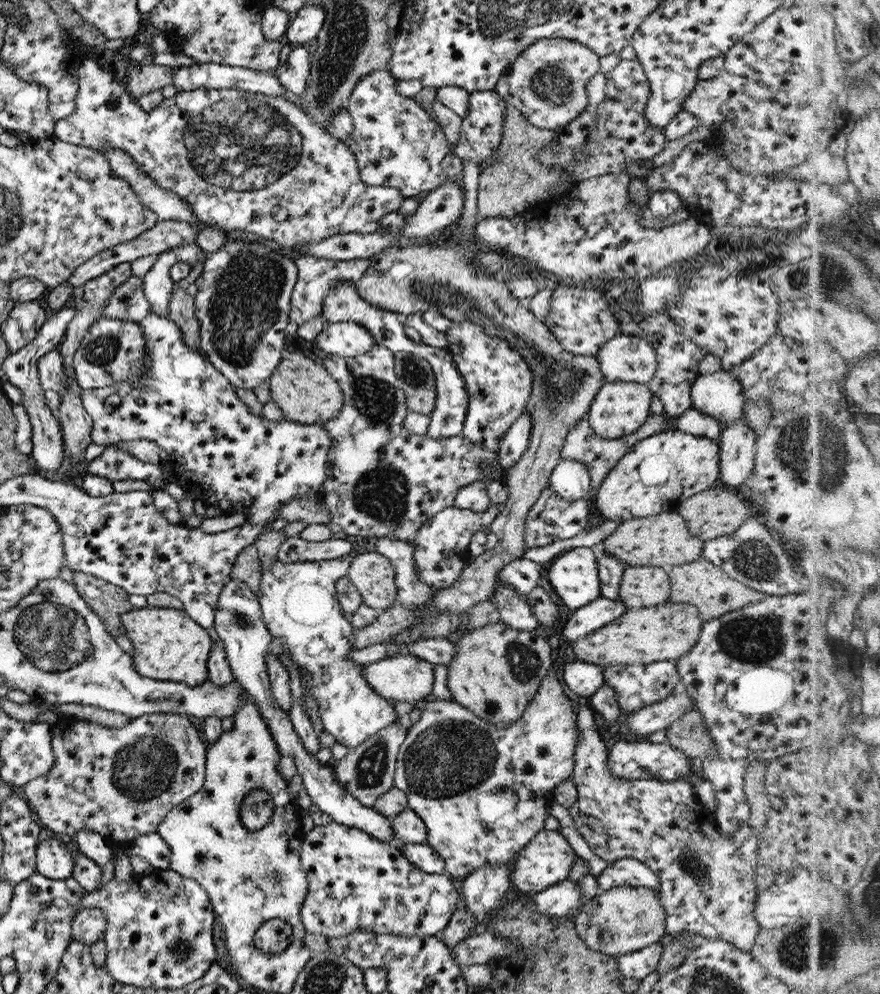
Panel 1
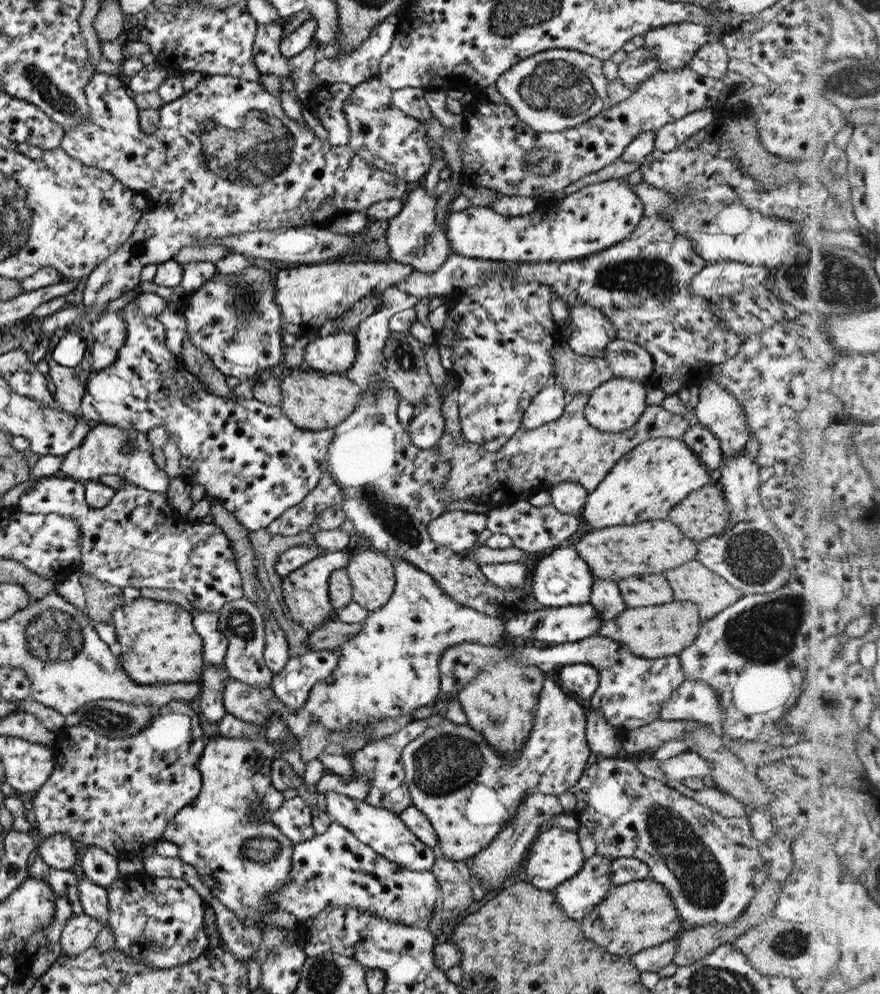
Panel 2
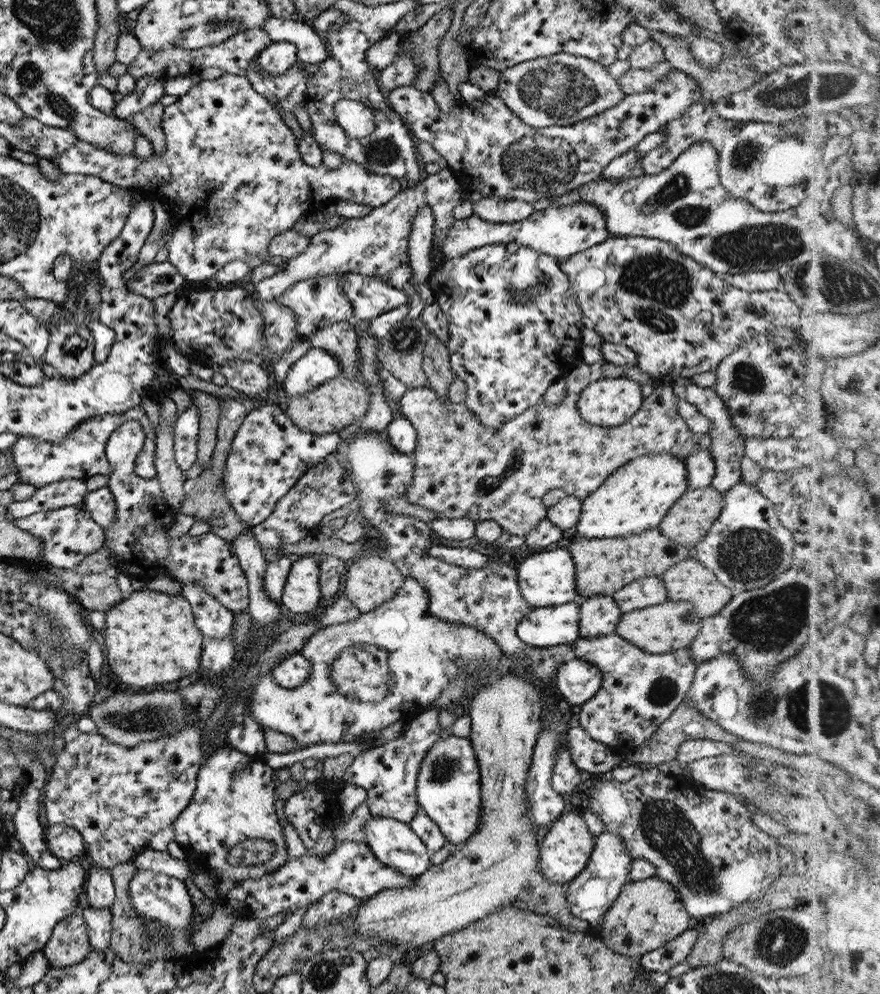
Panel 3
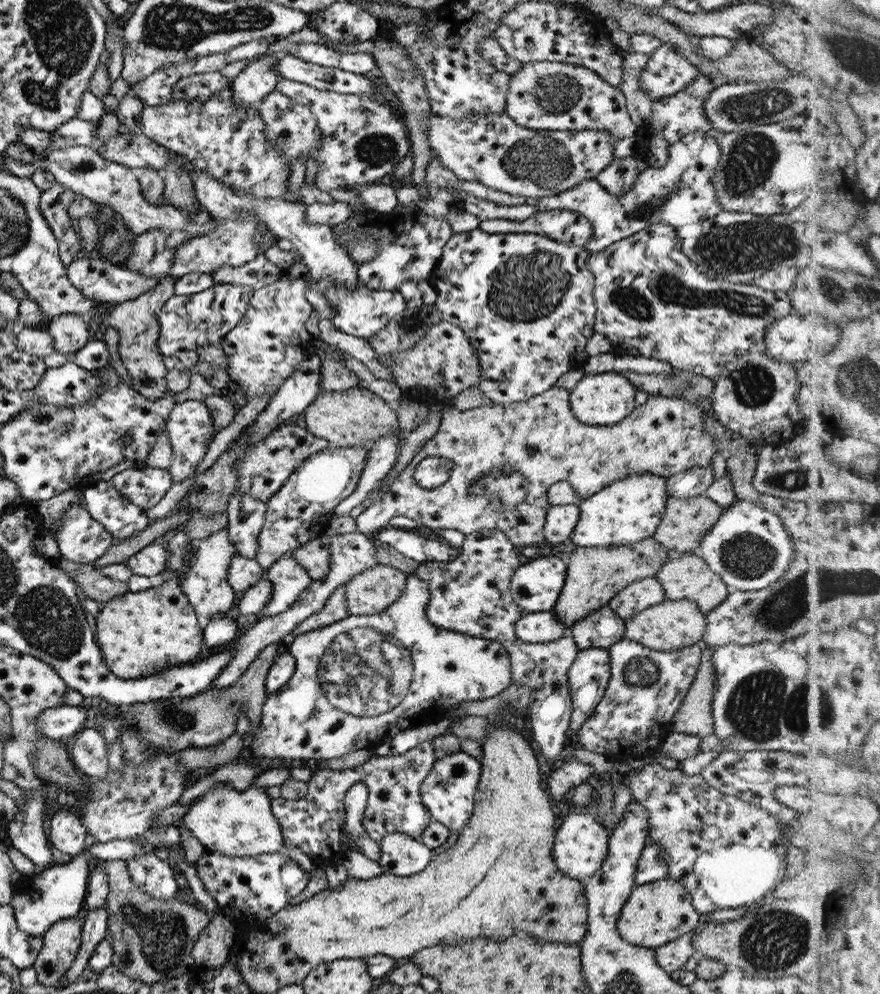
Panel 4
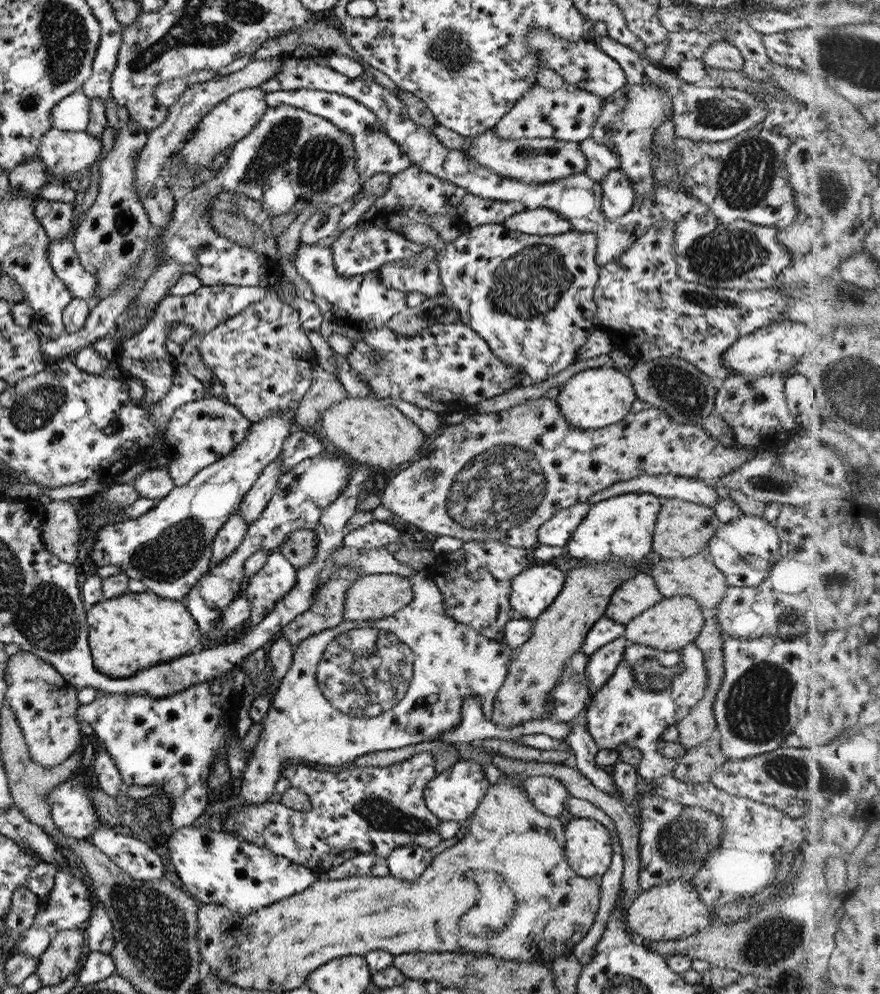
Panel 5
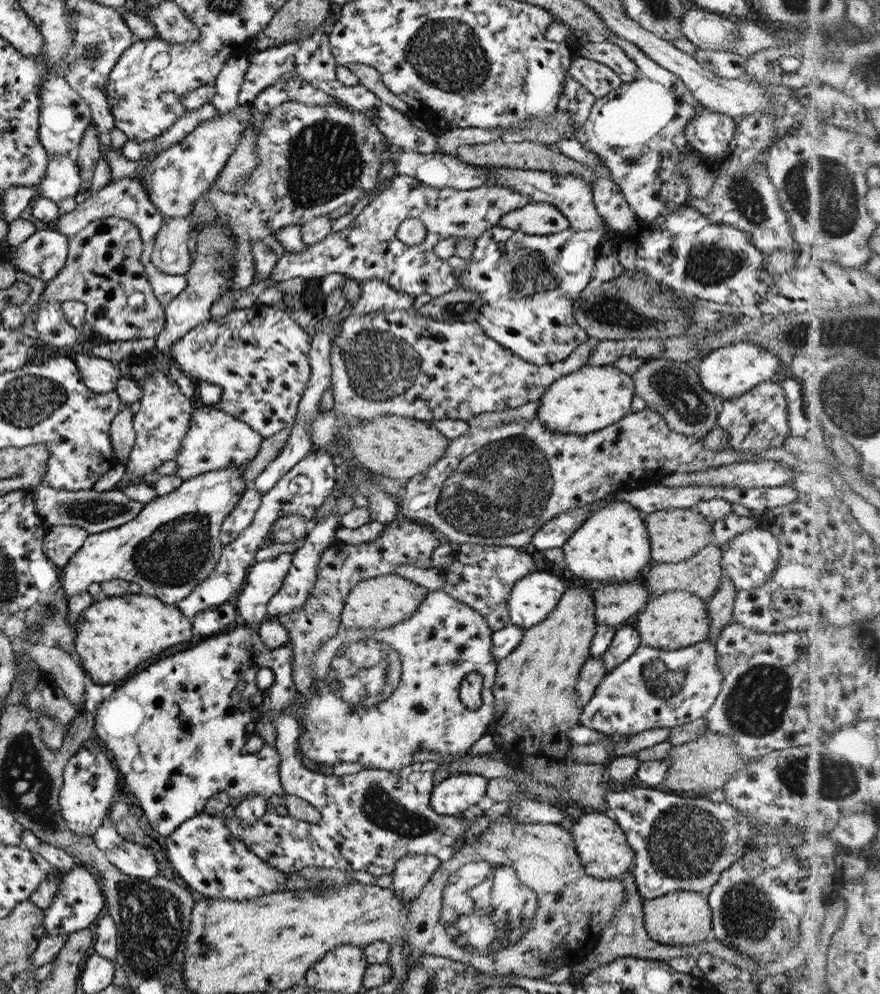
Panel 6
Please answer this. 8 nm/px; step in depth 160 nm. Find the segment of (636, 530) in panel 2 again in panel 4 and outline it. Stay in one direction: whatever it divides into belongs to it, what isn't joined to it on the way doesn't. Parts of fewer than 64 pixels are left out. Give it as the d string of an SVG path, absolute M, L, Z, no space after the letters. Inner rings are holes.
M652 537L645 538L634 544L611 547L577 547L567 552L566 571L563 586L559 591L558 599L553 605L552 611L555 618L567 628L567 634L572 624L590 612L606 606L606 604L629 583L647 577L653 577L658 568L673 555L667 549L661 547Z

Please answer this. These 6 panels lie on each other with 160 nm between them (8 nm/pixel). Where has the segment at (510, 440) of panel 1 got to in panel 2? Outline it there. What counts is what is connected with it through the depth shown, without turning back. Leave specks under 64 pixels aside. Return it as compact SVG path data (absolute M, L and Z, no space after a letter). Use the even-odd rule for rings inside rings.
M553 384L545 385L529 402L523 415L519 428L533 430L556 420L567 404L568 397L561 387Z

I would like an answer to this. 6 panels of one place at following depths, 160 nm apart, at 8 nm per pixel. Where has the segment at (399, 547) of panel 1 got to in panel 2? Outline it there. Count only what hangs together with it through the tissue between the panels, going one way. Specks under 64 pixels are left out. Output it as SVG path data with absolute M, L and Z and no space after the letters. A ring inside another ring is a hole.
M391 558L391 562L394 566L395 582L389 600L377 610L368 611L356 635L330 648L333 654L338 654L337 664L327 677L313 684L301 708L296 711L287 709L269 686L265 690L259 690L259 688L250 688L249 685L234 678L228 678L225 680L225 685L221 685L225 712L243 722L256 725L264 724L268 716L276 714L288 726L292 736L297 739L314 720L330 732L350 728L360 722L409 715L413 709L432 702L433 698L439 694L440 656L448 646L462 642L495 646L500 642L500 637L505 635L504 623L499 618L487 616L484 612L477 612L472 608L457 604L442 592L428 574L415 568L406 560Z

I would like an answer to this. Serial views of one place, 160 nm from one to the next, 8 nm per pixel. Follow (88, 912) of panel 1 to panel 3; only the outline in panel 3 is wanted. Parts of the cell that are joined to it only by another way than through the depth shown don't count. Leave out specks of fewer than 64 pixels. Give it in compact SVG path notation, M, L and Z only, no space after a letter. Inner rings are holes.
M73 914L55 924L40 952L49 967L65 968L83 961L90 948L85 922Z

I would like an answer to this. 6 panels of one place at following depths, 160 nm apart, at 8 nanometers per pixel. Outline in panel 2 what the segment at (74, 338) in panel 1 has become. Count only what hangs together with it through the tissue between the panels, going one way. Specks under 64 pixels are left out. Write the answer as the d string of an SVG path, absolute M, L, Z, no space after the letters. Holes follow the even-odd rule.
M93 70L93 76L89 77L84 88L84 95L86 103L88 104L88 116L86 116L86 120L82 121L81 125L75 128L68 128L67 131L64 131L64 135L60 140L59 147L65 151L67 156L71 156L85 166L92 166L93 168L109 172L111 176L120 180L120 183L125 185L129 190L144 196L145 203L147 203L147 207L149 207L149 209L143 212L139 217L129 238L125 240L121 246L118 246L109 256L106 256L105 260L97 264L83 280L84 288L81 292L81 305L84 306L84 316L82 316L82 320L78 320L78 325L80 326L85 326L96 321L99 318L98 312L100 312L110 300L119 298L121 294L137 286L140 280L140 270L146 264L159 264L171 260L173 255L179 252L183 246L204 246L203 241L194 241L194 238L198 238L198 240L206 240L206 238L212 238L212 236L222 238L222 236L229 236L230 234L237 234L239 232L251 232L254 230L272 231L273 229L296 227L309 227L311 229L326 228L326 226L331 223L331 220L339 216L349 215L355 212L364 213L371 205L380 203L381 201L403 199L410 189L406 182L398 176L364 163L361 157L355 155L347 145L333 146L328 142L325 145L321 143L321 141L315 137L313 131L307 127L303 119L293 120L289 118L283 112L278 98L267 93L257 80L246 81L226 75L203 76L193 89L171 102L164 103L158 111L158 127L155 132L150 132L150 134L145 134L140 130L138 125L138 109L136 108L134 100L128 97L128 94L125 92L125 88L123 88L117 76L106 76Z

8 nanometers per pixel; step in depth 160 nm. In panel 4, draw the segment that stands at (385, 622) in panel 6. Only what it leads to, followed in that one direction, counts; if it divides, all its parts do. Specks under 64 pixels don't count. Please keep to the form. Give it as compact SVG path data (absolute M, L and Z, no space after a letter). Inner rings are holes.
M385 564L366 568L344 585L349 615L371 615L393 604L405 588L406 574Z

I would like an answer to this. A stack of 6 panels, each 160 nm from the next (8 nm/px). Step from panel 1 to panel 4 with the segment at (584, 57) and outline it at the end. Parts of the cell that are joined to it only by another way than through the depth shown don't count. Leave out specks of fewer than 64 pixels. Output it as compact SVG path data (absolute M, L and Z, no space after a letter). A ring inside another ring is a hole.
M523 63L518 72L509 75L503 113L517 126L529 130L604 130L621 139L631 137L636 131L636 126L626 111L626 98L619 89L609 86L585 67L573 67L565 63Z

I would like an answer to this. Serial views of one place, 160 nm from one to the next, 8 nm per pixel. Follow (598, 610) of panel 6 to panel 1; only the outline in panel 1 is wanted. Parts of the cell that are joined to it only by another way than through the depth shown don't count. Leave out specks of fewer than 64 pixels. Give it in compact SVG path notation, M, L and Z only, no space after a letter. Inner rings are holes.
M625 566L618 599L627 609L663 604L670 595L666 570L659 566Z

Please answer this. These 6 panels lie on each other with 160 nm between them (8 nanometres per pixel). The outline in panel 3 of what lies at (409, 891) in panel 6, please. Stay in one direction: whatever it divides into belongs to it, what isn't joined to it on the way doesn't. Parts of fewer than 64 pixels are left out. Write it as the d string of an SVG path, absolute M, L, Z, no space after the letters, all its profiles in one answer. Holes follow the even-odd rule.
M371 816L363 827L363 832L365 844L371 849L376 859L381 861L381 864L413 877L420 875L429 868L430 852L409 828L409 825L392 818Z

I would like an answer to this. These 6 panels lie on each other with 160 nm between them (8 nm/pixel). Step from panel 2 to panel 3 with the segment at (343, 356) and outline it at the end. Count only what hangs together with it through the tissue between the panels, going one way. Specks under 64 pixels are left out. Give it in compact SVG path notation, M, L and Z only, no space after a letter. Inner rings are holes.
M310 348L291 364L281 383L283 392L287 396L301 396L326 380L340 375L337 361L323 348Z

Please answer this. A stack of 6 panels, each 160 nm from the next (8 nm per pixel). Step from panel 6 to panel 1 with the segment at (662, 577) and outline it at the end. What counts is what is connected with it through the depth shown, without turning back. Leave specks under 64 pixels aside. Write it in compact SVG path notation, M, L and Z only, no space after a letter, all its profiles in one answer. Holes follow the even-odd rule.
M701 556L688 563L673 565L666 570L666 573L670 586L668 600L673 603L692 605L698 610L703 621L716 619L726 612L737 610L750 602L763 600L763 597L769 596L769 594L751 590L748 586L733 580L728 574Z

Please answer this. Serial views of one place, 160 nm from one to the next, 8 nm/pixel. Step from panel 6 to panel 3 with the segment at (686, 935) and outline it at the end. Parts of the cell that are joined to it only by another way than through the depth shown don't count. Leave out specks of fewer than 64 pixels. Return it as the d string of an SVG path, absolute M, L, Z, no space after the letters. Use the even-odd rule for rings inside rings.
M653 876L644 880L629 881L623 885L621 893L610 904L597 929L588 932L614 954L639 958L664 946L692 925L692 920L682 906L677 892L674 892L671 885Z

